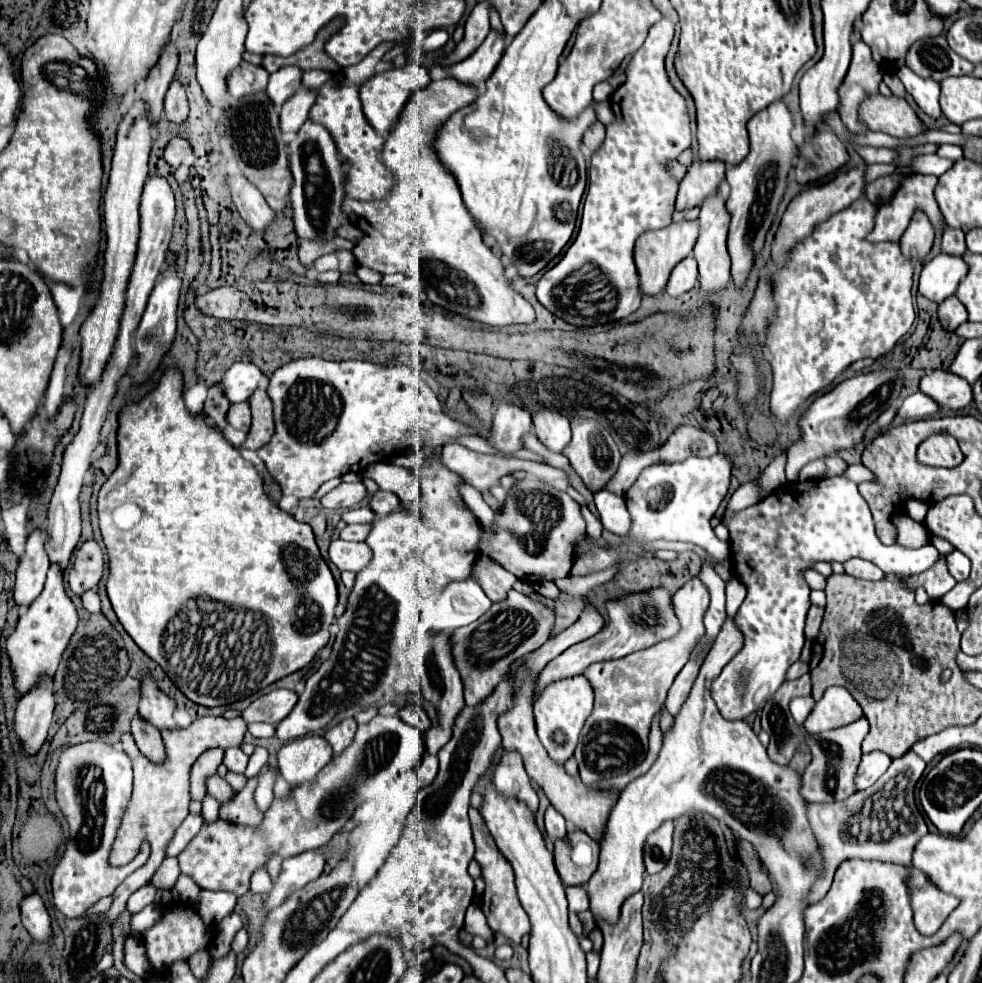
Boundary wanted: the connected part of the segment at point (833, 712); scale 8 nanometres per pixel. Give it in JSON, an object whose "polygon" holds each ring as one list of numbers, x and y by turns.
{"polygon":[[828,687,824,697,814,705,814,711,804,721,808,733,832,731,838,727,846,727,864,717,862,707,844,687]]}

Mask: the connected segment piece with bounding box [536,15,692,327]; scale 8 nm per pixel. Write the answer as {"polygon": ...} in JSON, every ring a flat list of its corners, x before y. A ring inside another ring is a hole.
{"polygon":[[662,15,648,31,644,45,632,57,626,69,626,81,620,85,610,99,616,113,616,121,606,127,606,139,602,147,592,155,590,183,584,199,584,215,578,237,572,241,558,265,542,275,536,285,536,299,556,317,572,325,604,325,628,317,640,307,642,293,638,289,638,273,632,259,636,239,648,229,664,229,672,223,672,201,678,191,678,183,666,173,664,163,676,159,684,149,690,147,690,119,682,95,674,91,664,69,664,57,668,53,674,35,674,23,668,15],[586,263,598,263,600,273,618,291,616,309,608,315,598,313,592,321,570,319,554,303,554,289,572,273,582,269]]}

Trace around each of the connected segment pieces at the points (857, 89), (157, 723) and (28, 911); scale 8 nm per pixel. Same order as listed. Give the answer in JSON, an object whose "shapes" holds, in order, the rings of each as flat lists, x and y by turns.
{"shapes":[[[858,41,852,45,852,63,846,73,846,79,840,87,840,101,842,107,838,109,838,115,846,129,852,135,866,133,866,125,862,125,858,117,858,105,864,101,864,97,878,93,878,85,882,83,882,69,872,59,870,47,864,41]],[[146,677,142,681,142,699,140,699,142,721,150,721,150,725,154,725,160,731,176,729,178,725,174,721,174,711,176,711,174,699,160,693,156,683,150,677]],[[38,893,28,895,22,901,20,911,22,911,22,925,28,929,28,933,36,941,46,941,46,937,50,937,50,933,52,933,52,921,50,921,50,915,48,915,40,895]]]}

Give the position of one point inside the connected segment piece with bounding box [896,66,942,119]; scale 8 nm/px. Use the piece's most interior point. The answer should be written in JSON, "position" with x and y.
{"position":[926,92]}

